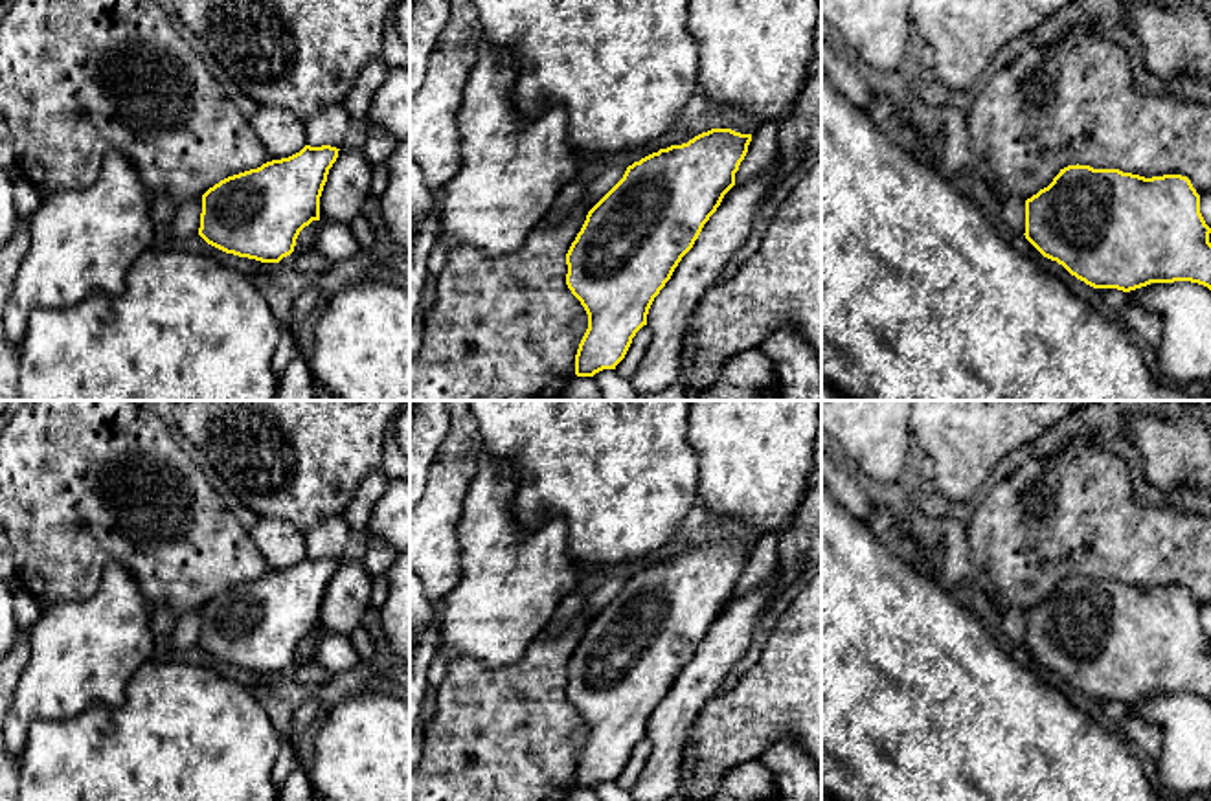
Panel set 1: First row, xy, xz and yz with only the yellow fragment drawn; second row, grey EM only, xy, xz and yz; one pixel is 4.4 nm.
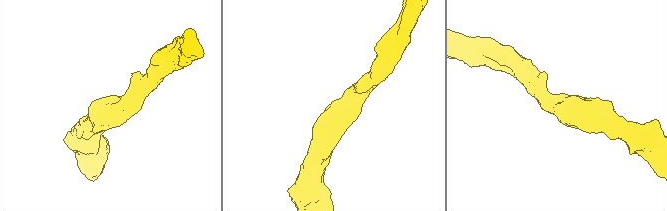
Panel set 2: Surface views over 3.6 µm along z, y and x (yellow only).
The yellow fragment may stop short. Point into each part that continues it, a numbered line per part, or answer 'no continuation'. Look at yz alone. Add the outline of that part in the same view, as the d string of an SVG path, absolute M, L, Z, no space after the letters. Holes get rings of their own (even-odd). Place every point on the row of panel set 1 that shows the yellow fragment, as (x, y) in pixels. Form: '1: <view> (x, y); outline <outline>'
no continuation

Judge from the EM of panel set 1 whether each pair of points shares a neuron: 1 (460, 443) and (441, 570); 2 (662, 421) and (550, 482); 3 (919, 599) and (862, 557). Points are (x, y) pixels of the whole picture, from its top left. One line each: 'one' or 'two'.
1: one
2: one
3: one

